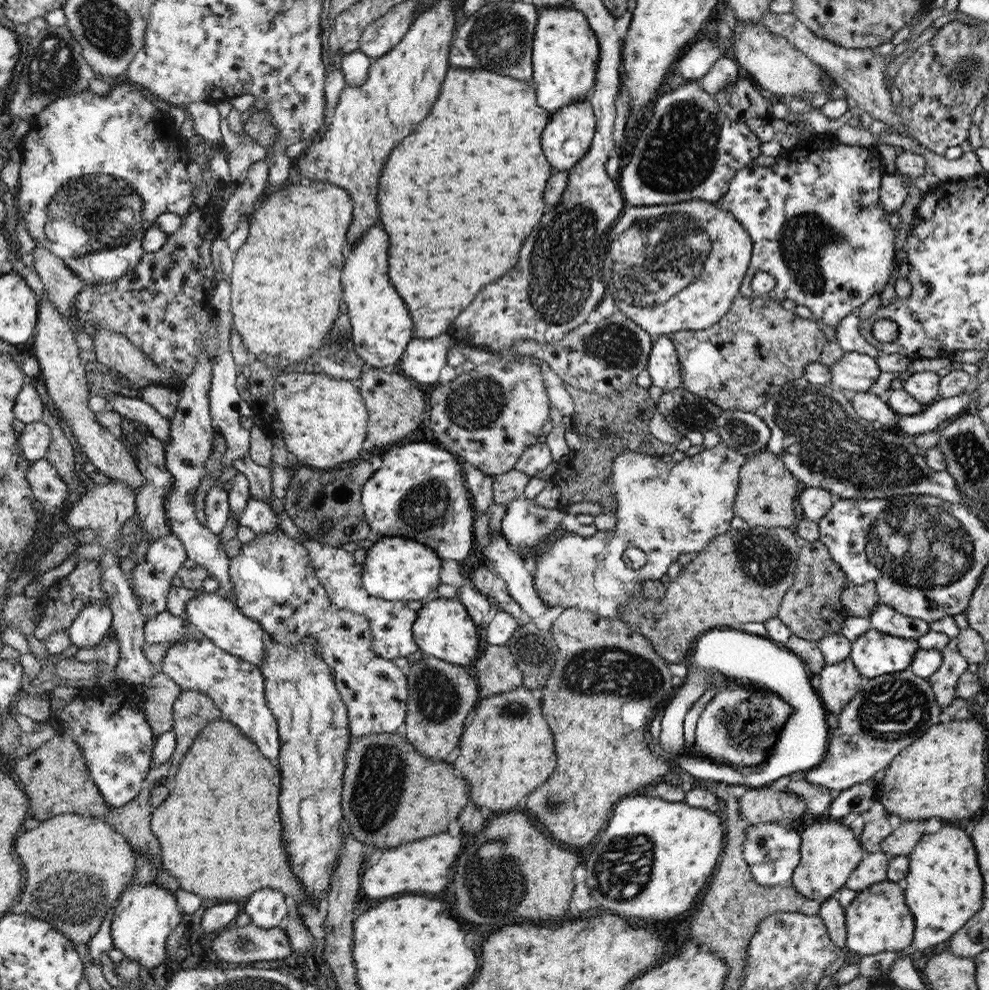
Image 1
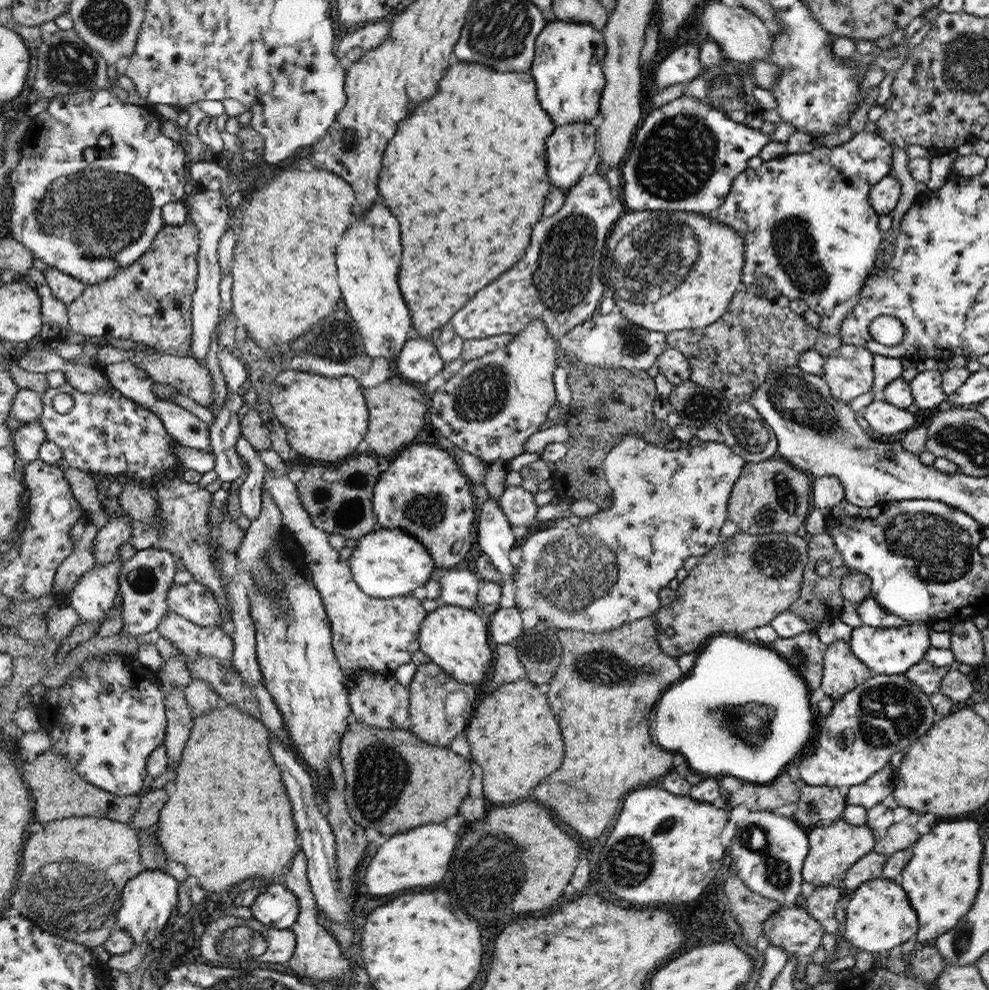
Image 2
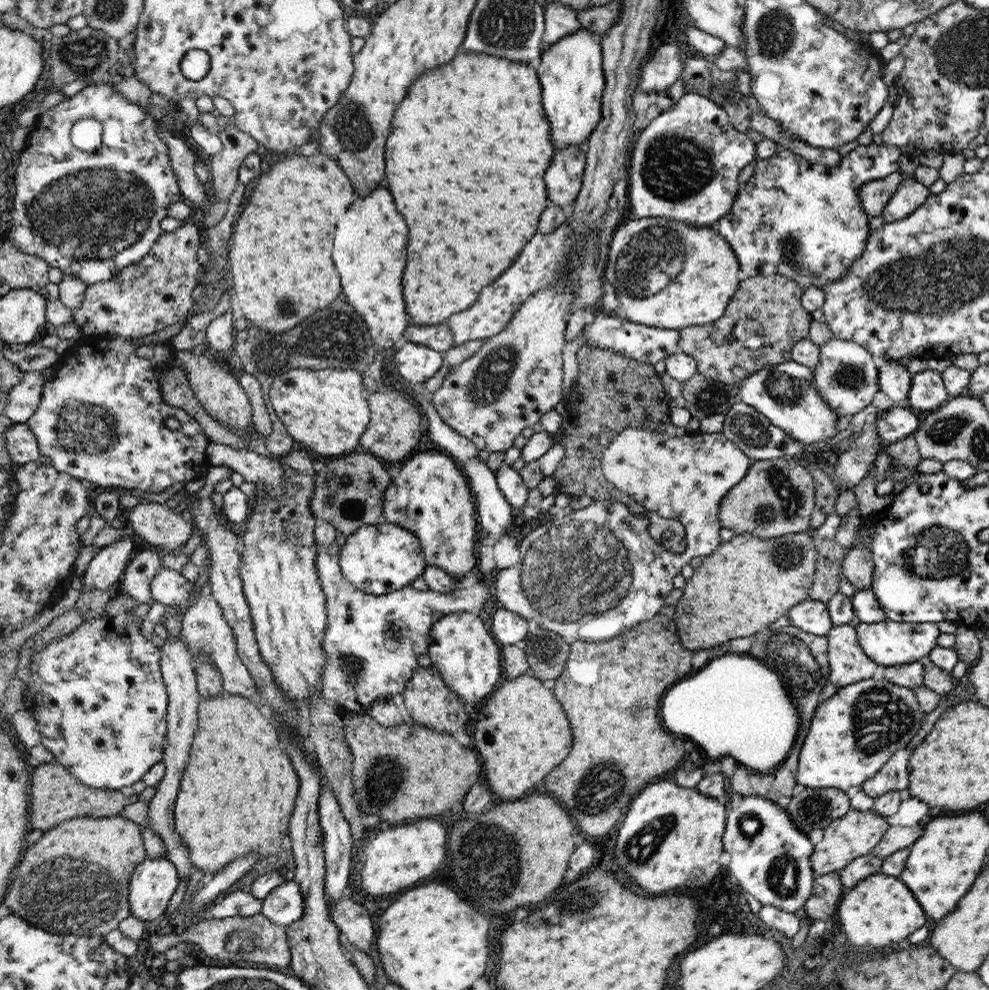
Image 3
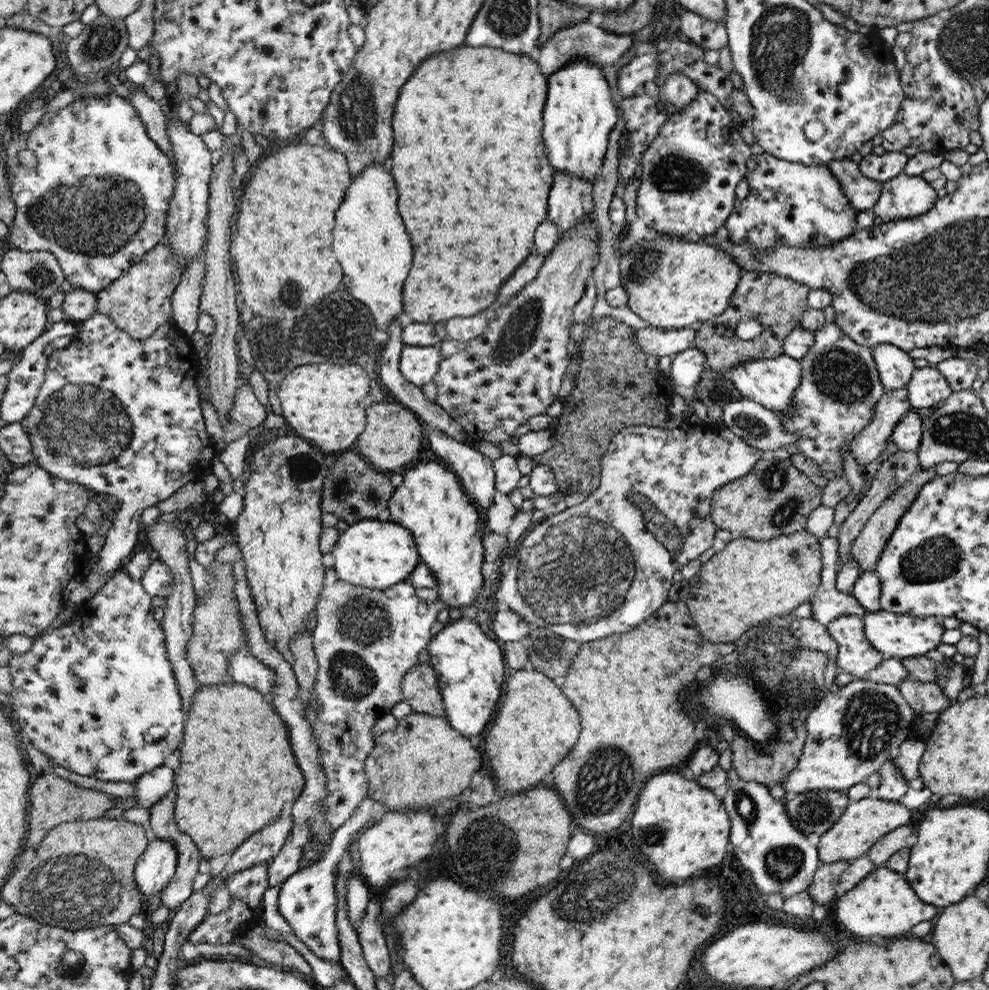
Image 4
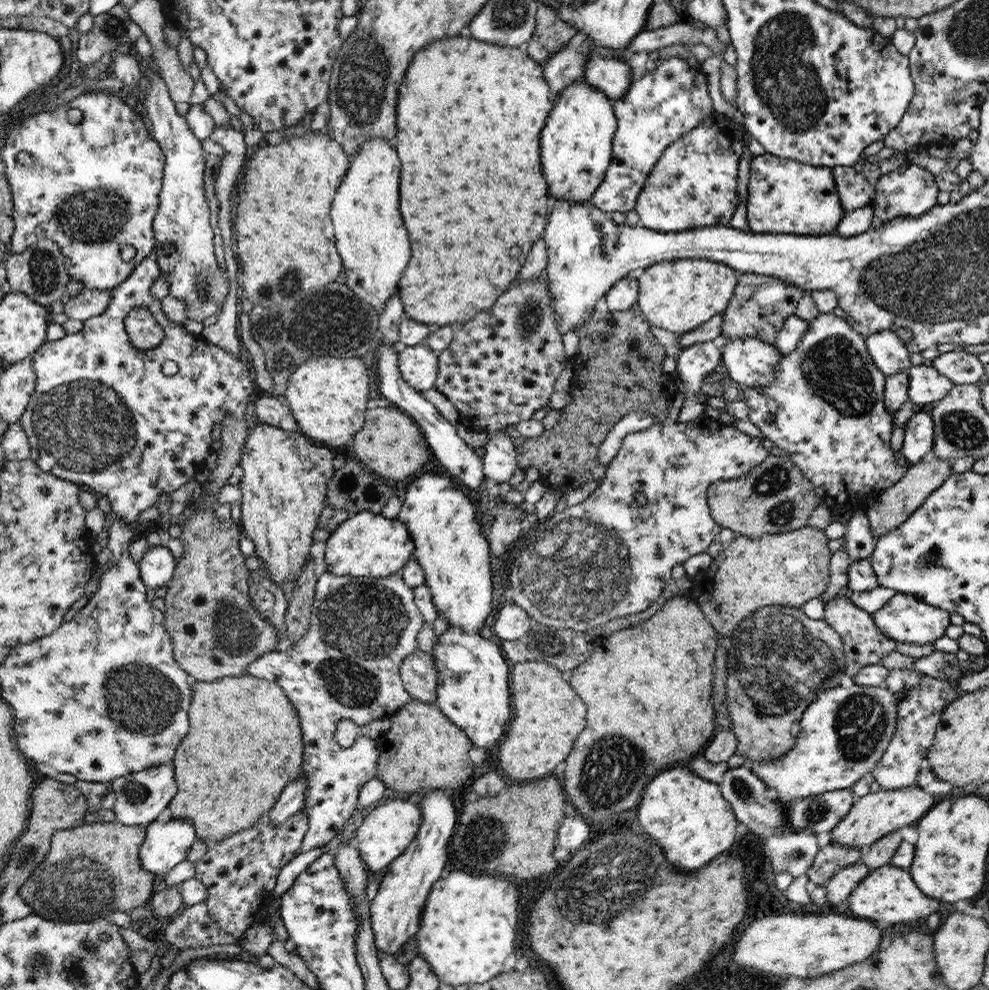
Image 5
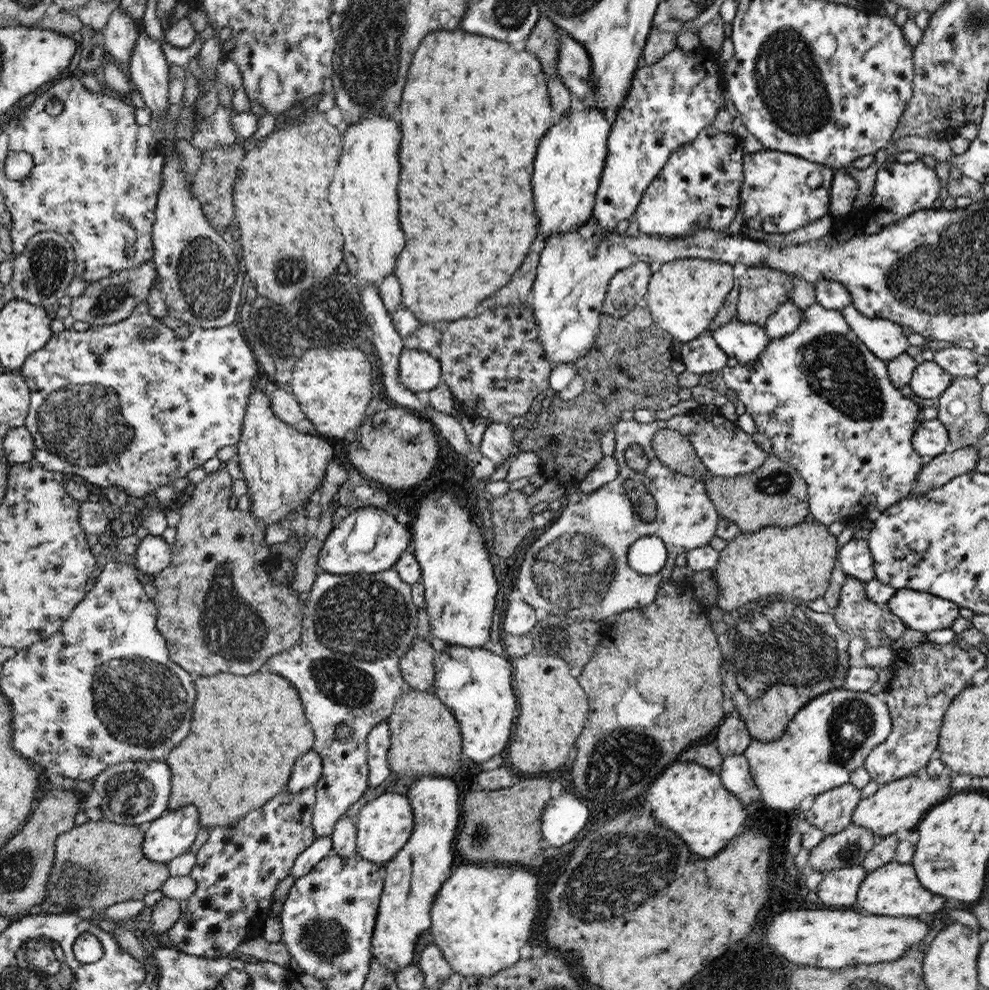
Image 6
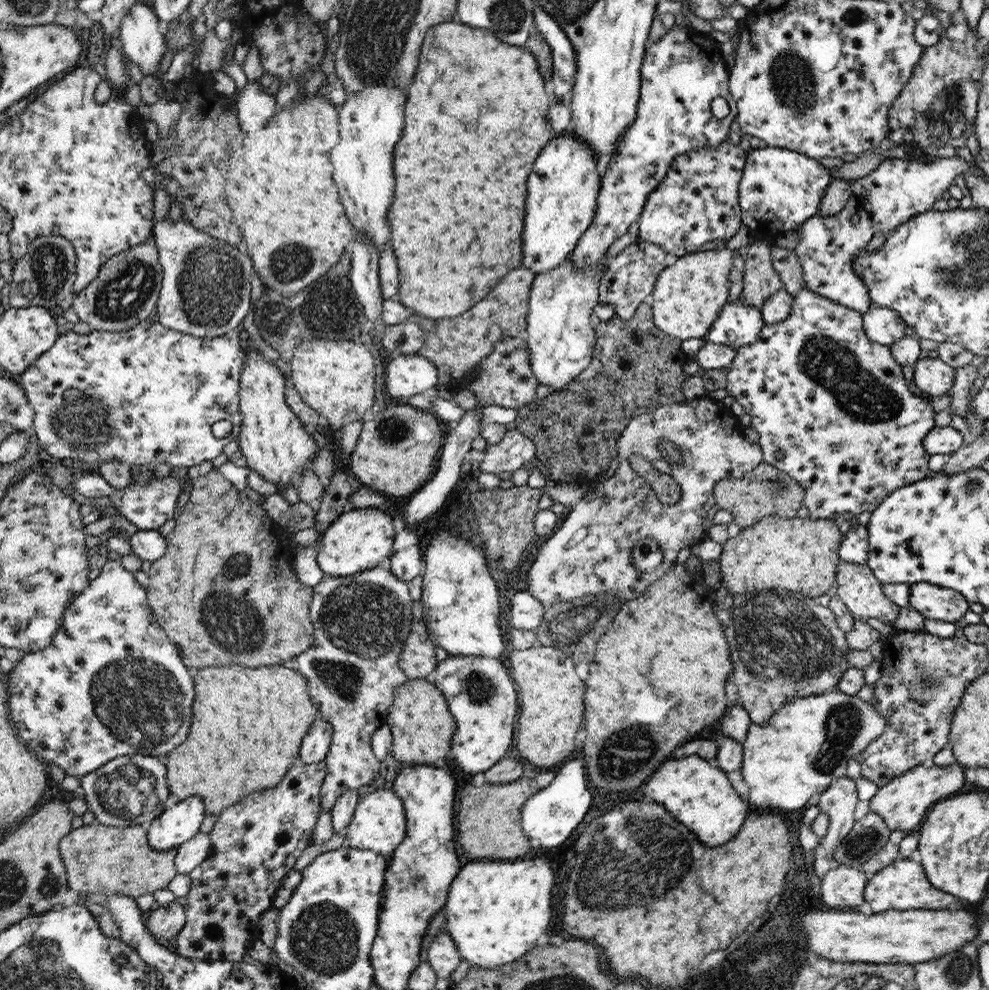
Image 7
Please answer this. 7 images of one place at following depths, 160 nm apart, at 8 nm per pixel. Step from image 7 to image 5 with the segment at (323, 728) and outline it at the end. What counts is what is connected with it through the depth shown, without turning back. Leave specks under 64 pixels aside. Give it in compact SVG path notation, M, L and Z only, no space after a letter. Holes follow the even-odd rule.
M302 774L286 786L277 800L277 804L273 806L272 810L269 810L265 817L272 822L273 826L281 826L285 820L289 820L297 812L303 810L308 781Z

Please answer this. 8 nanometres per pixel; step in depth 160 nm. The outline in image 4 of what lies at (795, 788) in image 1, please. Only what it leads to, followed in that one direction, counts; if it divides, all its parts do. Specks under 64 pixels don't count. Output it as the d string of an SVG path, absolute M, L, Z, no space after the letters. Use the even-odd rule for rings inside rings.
M813 790L786 800L790 818L803 833L824 834L842 816L850 800L847 791Z

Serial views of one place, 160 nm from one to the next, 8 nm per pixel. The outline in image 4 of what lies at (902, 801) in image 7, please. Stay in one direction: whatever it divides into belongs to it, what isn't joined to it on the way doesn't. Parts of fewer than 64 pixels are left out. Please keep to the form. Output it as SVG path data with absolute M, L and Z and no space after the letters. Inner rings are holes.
M863 798L856 802L850 802L842 816L834 823L834 826L821 834L818 843L822 862L838 862L842 860L856 860L862 854L868 852L886 833L892 832L899 826L906 825L910 821L917 820L919 815L904 806L899 801L890 801L882 798Z

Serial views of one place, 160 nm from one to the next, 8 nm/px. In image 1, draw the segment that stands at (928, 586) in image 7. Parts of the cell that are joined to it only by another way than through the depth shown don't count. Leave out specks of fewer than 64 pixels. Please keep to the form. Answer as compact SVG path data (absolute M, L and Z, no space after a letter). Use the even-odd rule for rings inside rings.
M869 629L852 642L849 657L867 680L908 669L918 649L914 638Z

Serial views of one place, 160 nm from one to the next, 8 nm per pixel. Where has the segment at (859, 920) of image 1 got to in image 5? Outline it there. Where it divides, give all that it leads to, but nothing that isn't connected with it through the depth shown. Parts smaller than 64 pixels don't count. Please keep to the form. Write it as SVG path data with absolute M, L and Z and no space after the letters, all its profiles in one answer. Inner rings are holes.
M890 864L871 869L868 876L852 891L847 901L852 917L870 920L882 925L884 922L889 925L913 921L919 923L936 912L940 906L938 900L924 896L916 888L908 869Z

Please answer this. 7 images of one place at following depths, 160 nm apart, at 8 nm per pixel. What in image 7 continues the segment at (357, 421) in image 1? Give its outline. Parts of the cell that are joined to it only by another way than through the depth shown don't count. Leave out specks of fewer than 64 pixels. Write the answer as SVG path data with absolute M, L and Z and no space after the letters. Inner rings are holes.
M310 340L310 342L300 342L294 349L293 359L291 360L292 382L299 392L300 398L310 407L316 410L322 418L327 421L331 430L338 430L344 424L364 420L362 416L366 414L368 408L374 404L374 356L364 348L362 342L352 340Z

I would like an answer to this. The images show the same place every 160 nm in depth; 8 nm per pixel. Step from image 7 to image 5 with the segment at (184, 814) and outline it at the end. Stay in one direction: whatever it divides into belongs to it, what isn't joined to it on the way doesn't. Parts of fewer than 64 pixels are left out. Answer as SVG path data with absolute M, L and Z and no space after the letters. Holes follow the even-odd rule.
M180 818L167 823L154 821L148 827L147 841L141 848L143 865L146 870L166 877L188 860L199 838L197 826L189 818Z

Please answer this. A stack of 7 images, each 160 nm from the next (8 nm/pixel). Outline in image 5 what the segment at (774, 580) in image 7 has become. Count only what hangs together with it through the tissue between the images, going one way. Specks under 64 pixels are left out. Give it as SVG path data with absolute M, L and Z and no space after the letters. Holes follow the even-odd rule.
M803 527L791 532L765 535L750 539L736 535L730 546L720 551L712 559L712 594L726 596L708 596L708 602L700 602L706 610L706 618L714 622L718 634L730 634L738 624L748 616L766 606L785 605L802 607L806 602L820 598L828 586L828 538L822 530Z

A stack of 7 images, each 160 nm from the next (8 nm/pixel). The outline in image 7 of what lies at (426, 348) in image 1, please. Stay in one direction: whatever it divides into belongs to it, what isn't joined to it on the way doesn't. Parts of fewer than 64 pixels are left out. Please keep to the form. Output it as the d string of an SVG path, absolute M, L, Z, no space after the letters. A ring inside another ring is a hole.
M400 355L386 363L386 390L396 398L434 391L437 366L425 356Z

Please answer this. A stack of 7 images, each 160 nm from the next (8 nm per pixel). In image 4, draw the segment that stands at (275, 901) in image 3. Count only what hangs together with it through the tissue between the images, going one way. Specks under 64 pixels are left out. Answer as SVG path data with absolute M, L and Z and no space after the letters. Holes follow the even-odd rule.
M367 796L352 815L340 828L333 831L333 838L322 859L318 859L311 867L304 867L297 873L285 879L279 886L277 898L278 912L290 925L293 933L318 958L342 967L342 944L337 926L337 889L336 880L339 861L347 851L352 835L368 822L370 810L376 806L374 798Z

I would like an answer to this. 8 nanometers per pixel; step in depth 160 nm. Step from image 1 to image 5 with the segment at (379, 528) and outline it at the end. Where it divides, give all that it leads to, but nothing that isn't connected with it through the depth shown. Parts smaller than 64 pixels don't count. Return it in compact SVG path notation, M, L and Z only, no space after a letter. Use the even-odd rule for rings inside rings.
M424 474L424 476L414 479L412 484L408 484L408 490L406 490L404 503L398 513L397 520L405 524L413 538L413 543L416 547L413 552L413 559L417 560L424 569L424 584L430 587L432 604L438 609L439 616L444 616L444 618L448 620L448 625L450 627L460 627L469 633L480 633L480 628L482 628L484 620L487 620L490 616L490 612L492 612L492 576L490 576L490 550L488 550L488 540L486 540L486 536L482 534L480 524L476 522L474 516L476 516L474 506L472 506L472 502L470 502L470 498L464 496L464 492L460 490L458 484L454 484L452 480L448 480L448 478L444 478L444 476L438 476L438 474Z

